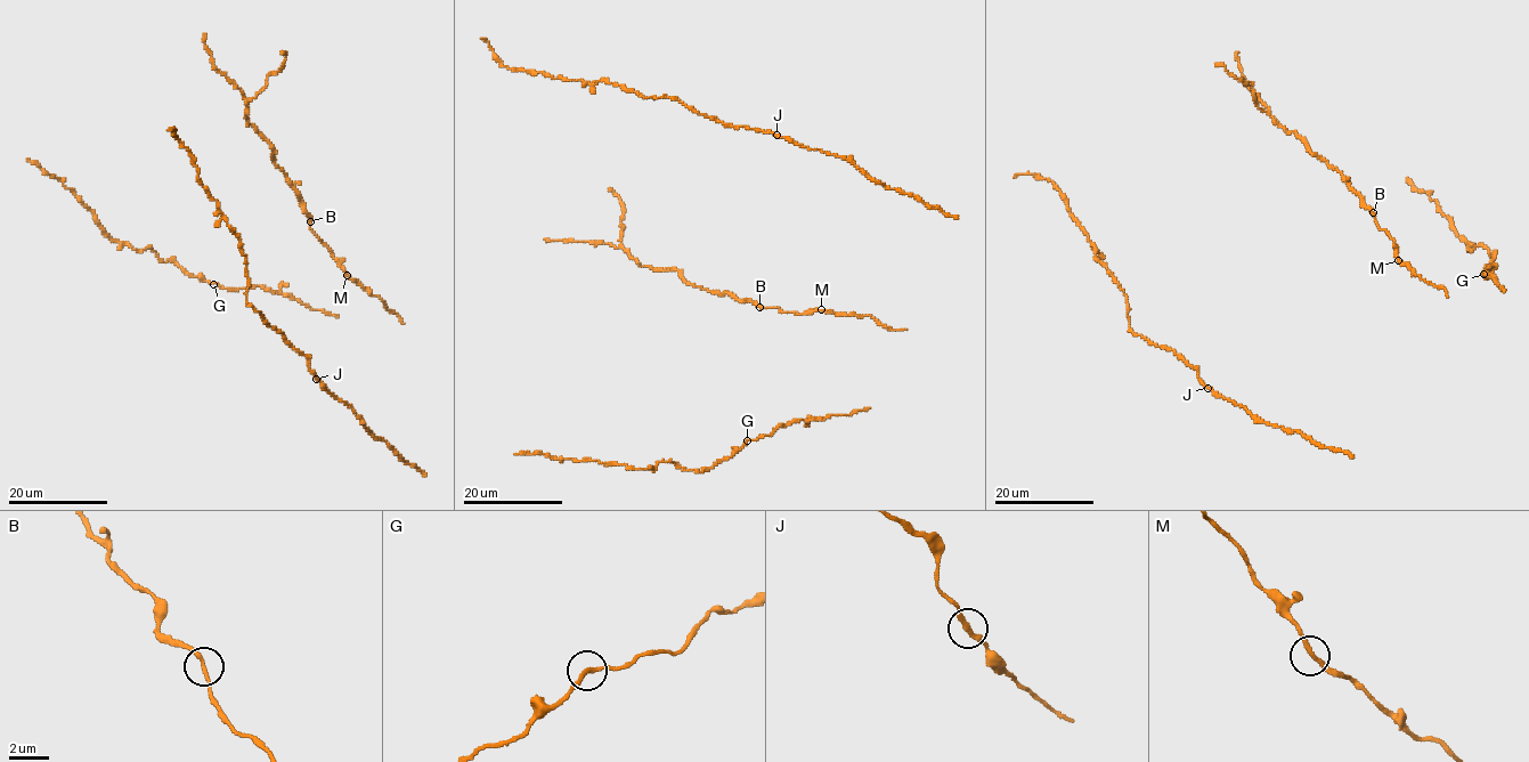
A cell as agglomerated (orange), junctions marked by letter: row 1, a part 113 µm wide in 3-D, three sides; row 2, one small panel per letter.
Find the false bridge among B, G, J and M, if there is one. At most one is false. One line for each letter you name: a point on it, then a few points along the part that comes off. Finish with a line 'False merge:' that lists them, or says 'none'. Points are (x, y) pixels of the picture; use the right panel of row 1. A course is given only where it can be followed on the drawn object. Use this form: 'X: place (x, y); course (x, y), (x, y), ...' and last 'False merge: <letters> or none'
J: place (1208, 388); course (1208, 387), (1180, 356), (1131, 331), (1128, 297), (1097, 258), (1094, 245), (1054, 184), (1030, 173), (1014, 177)
False merge: J

